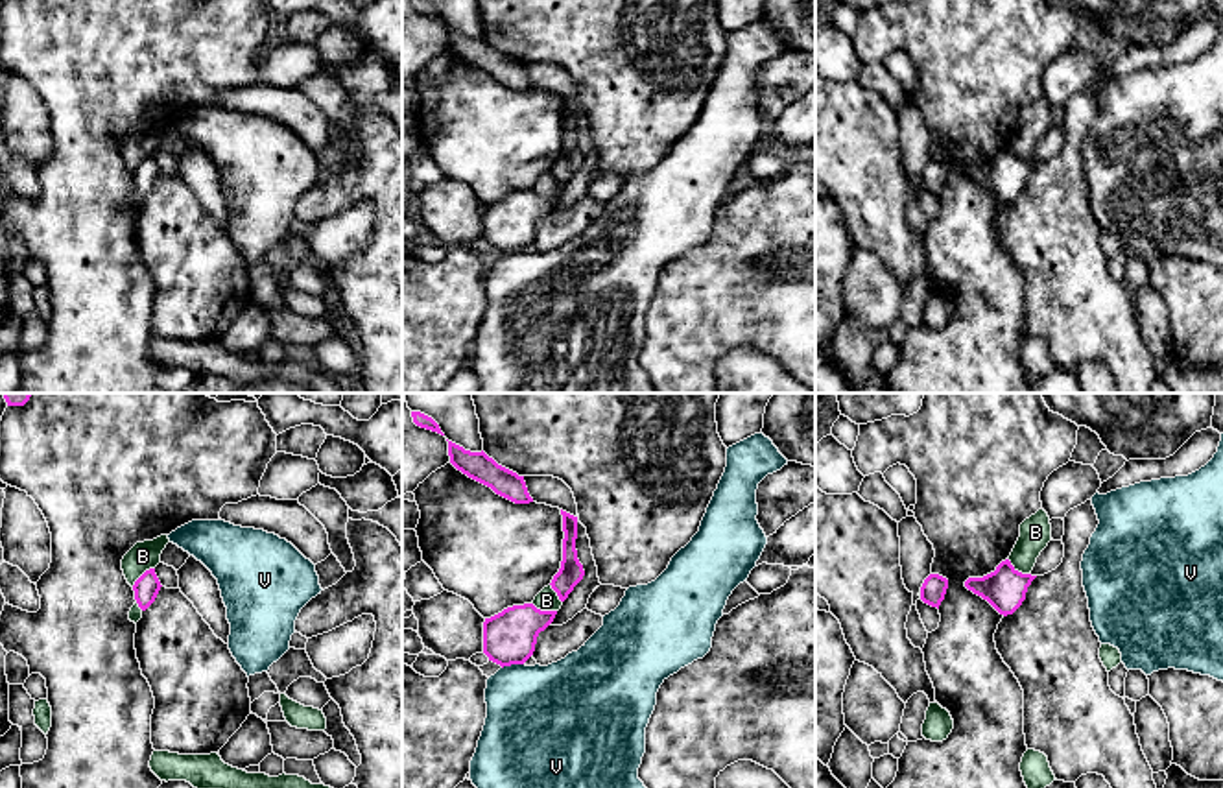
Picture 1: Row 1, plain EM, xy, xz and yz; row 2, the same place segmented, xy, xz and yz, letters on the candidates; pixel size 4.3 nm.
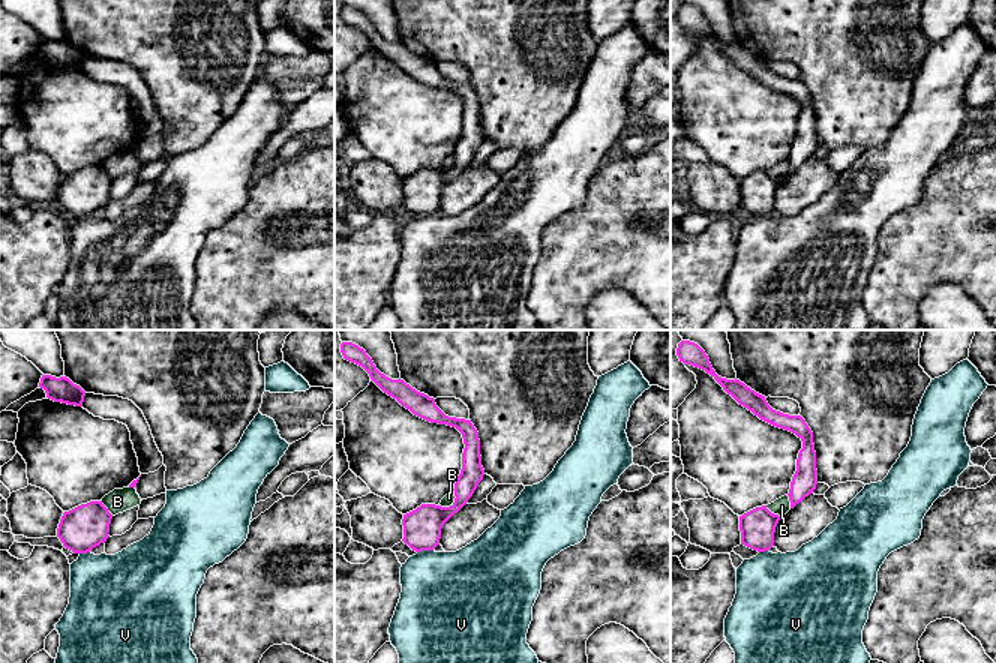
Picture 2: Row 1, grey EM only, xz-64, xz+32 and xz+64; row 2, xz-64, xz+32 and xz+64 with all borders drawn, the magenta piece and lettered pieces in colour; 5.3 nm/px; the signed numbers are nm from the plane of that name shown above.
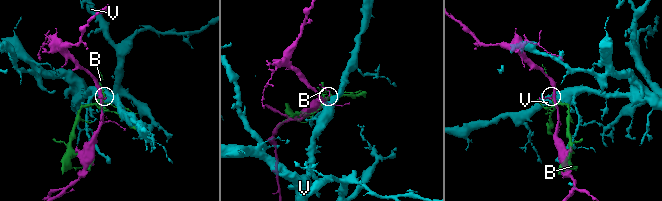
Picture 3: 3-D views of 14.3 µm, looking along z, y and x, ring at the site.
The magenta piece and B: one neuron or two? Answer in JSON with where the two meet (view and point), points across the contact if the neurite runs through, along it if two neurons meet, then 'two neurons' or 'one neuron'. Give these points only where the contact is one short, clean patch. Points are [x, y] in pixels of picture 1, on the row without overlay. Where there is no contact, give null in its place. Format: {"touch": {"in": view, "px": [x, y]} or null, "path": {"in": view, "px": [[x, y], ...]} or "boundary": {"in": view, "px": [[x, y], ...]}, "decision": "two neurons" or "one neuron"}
{"touch": {"in": "yz", "px": [1017, 157]}, "decision": "two neurons"}

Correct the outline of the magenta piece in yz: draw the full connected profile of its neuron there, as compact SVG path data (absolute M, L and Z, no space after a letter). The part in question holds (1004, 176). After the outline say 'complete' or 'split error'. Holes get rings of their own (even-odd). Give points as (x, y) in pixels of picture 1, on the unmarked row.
M1009 146L983 164L968 164L965 173L987 186L1000 201L1013 201L1026 186L1027 173L1037 162L1018 159Z; complete

